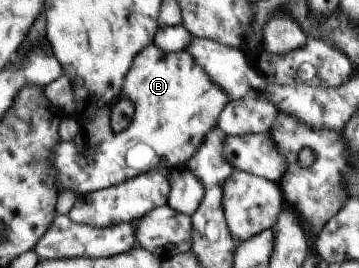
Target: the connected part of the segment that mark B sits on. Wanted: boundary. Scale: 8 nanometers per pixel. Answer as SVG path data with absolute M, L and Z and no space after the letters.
M149 44L141 49L132 59L131 65L123 79L121 97L130 99L135 106L129 127L121 133L112 133L109 127L109 109L103 110L103 115L95 119L86 128L69 141L59 141L51 149L51 167L55 169L55 189L58 193L71 191L73 195L84 195L112 185L117 185L126 179L143 174L152 169L181 167L189 157L193 157L195 149L203 143L205 135L215 129L217 120L224 104L229 97L224 95L221 87L217 87L207 77L207 73L193 63L193 57L185 50L173 53L163 53L159 47Z

